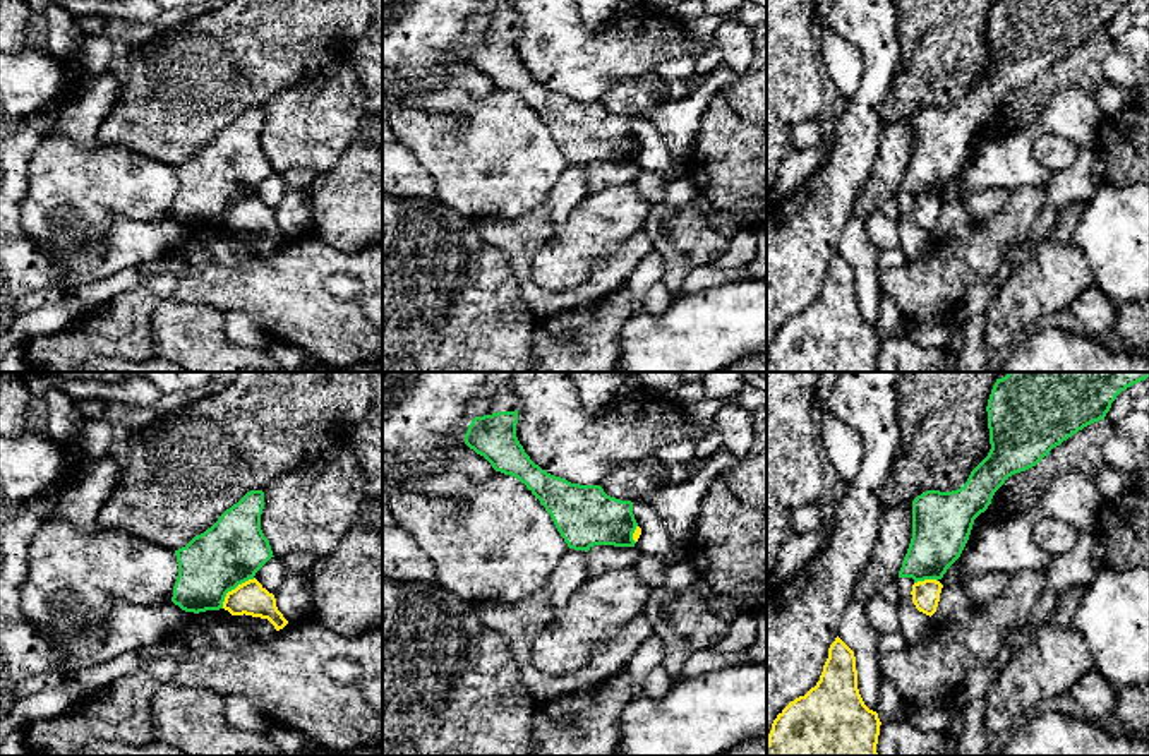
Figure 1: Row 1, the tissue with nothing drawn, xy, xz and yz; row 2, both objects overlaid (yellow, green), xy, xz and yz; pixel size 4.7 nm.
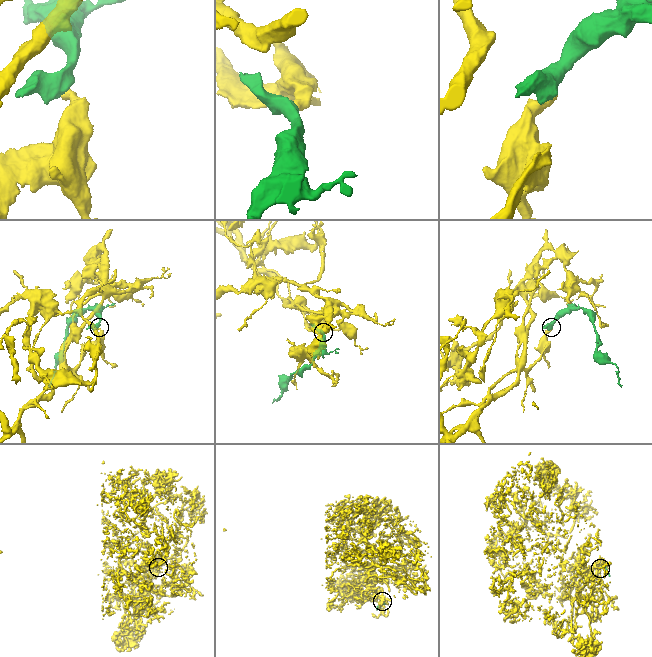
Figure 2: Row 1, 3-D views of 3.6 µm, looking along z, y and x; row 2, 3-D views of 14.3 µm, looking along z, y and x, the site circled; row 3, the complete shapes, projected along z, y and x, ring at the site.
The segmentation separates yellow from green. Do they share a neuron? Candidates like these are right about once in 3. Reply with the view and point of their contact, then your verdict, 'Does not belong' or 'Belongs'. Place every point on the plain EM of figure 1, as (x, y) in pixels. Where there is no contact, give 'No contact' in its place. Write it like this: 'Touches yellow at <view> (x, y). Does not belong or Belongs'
Touches yellow at xy (235, 204). Does not belong

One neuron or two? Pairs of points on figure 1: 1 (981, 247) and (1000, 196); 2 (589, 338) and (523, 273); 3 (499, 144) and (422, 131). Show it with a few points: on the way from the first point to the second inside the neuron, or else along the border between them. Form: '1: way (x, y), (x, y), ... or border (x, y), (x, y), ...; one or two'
1: border (1012, 191), (1012, 196), (1000, 210), (981, 220); two
2: border (601, 297), (539, 319); two
3: way (481, 148), (451, 148), (441, 143); one

